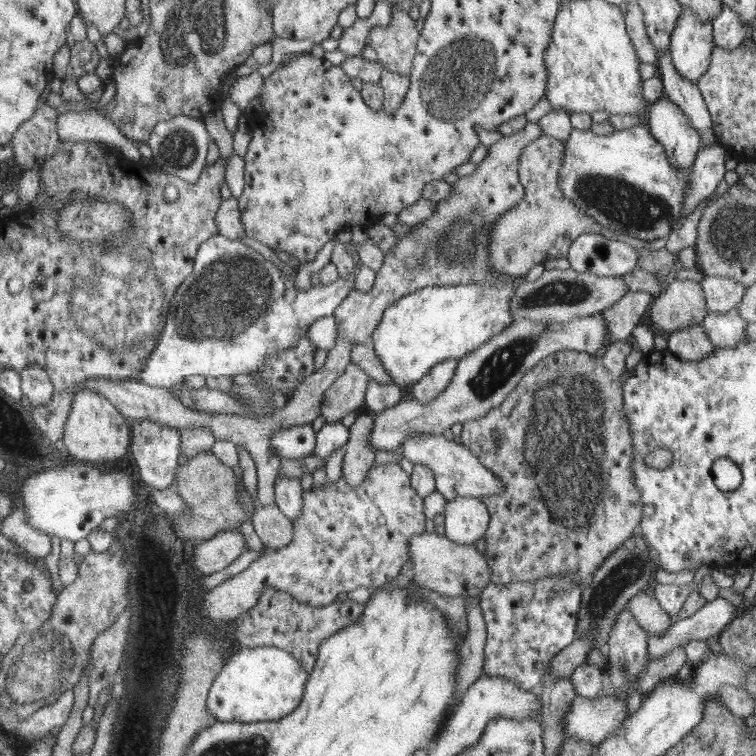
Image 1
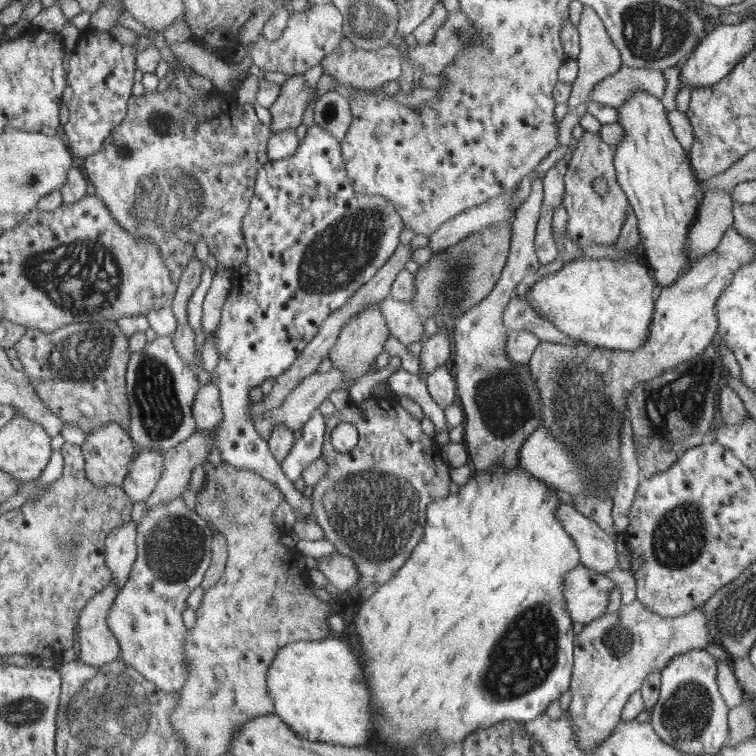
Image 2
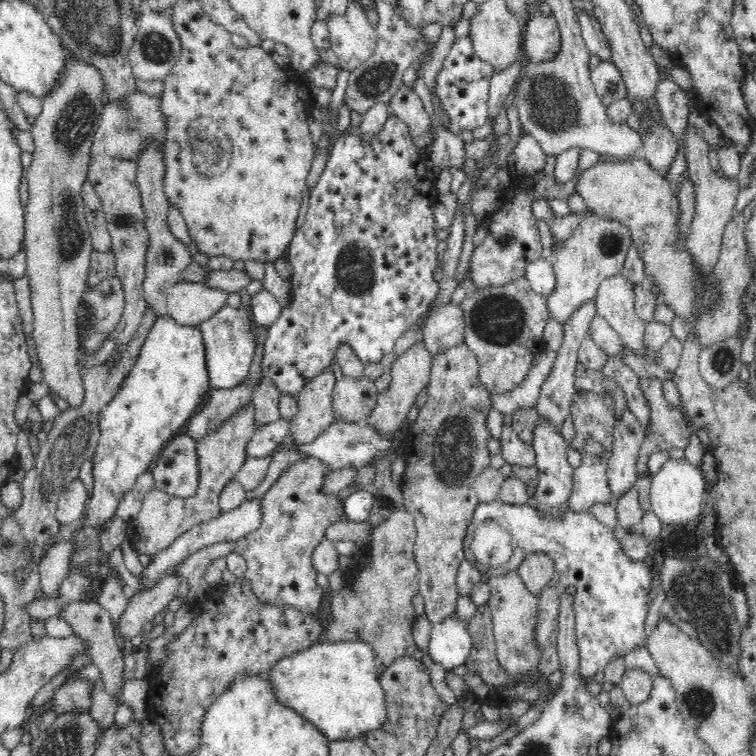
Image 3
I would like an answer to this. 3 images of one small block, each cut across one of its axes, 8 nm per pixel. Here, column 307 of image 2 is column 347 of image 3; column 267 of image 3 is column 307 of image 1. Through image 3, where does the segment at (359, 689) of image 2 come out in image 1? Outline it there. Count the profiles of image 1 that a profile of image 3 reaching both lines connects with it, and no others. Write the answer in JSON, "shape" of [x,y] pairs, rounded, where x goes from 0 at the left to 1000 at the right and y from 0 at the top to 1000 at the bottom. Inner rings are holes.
{"shape":[[[365,854],[317,858],[294,881],[276,914],[275,939],[288,954],[366,954],[398,933],[409,889],[381,861]]]}

